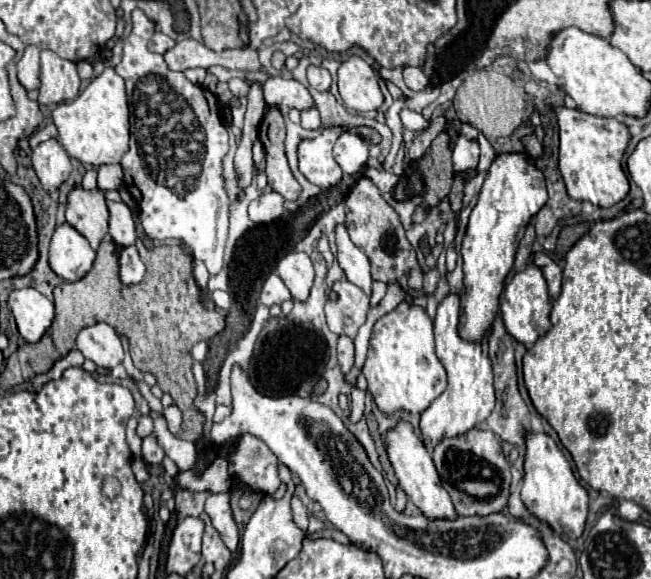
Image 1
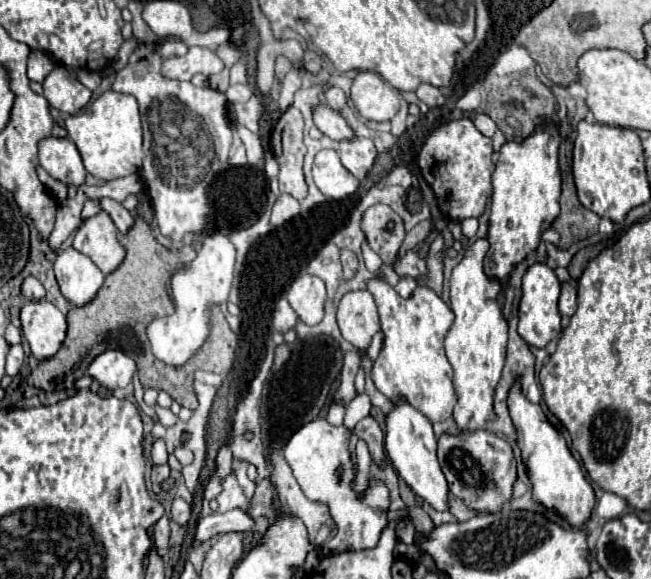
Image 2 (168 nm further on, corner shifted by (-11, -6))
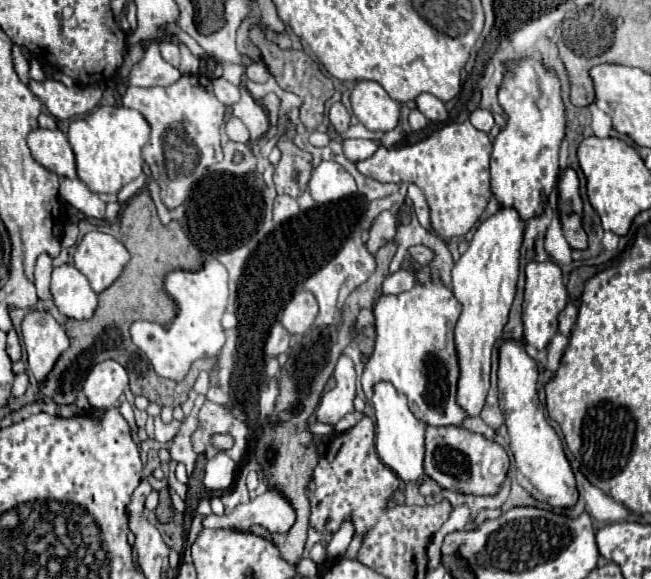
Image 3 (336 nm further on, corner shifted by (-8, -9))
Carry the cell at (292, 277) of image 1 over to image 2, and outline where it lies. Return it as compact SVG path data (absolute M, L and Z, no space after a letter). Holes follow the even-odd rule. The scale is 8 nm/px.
M299 273L287 291L287 299L301 321L307 325L317 325L323 319L325 283L317 275Z

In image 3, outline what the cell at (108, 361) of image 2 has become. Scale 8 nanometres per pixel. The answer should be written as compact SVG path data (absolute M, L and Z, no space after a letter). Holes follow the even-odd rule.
M106 360L92 368L84 382L82 392L92 408L108 410L118 402L126 386L128 386L126 370L118 362Z

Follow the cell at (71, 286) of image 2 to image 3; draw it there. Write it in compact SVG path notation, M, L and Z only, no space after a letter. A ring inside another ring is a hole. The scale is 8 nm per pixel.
M76 266L54 268L50 292L58 312L74 320L92 318L98 304L98 294L90 288L86 276L80 274Z

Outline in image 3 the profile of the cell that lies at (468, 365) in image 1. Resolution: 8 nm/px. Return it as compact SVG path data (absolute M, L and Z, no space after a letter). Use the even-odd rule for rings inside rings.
M502 206L494 216L486 218L478 226L470 242L470 248L462 254L462 258L456 262L452 270L452 292L462 304L462 314L454 332L460 360L456 400L470 416L480 414L486 400L486 392L490 388L492 348L502 338L502 330L508 322L508 312L516 294L522 240L524 220L516 212L516 208Z

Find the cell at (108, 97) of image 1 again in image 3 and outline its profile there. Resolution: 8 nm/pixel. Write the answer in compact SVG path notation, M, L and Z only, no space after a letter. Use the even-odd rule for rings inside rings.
M100 106L70 124L68 142L74 150L78 178L96 194L118 194L118 190L142 174L142 146L150 128L140 112L124 106Z

